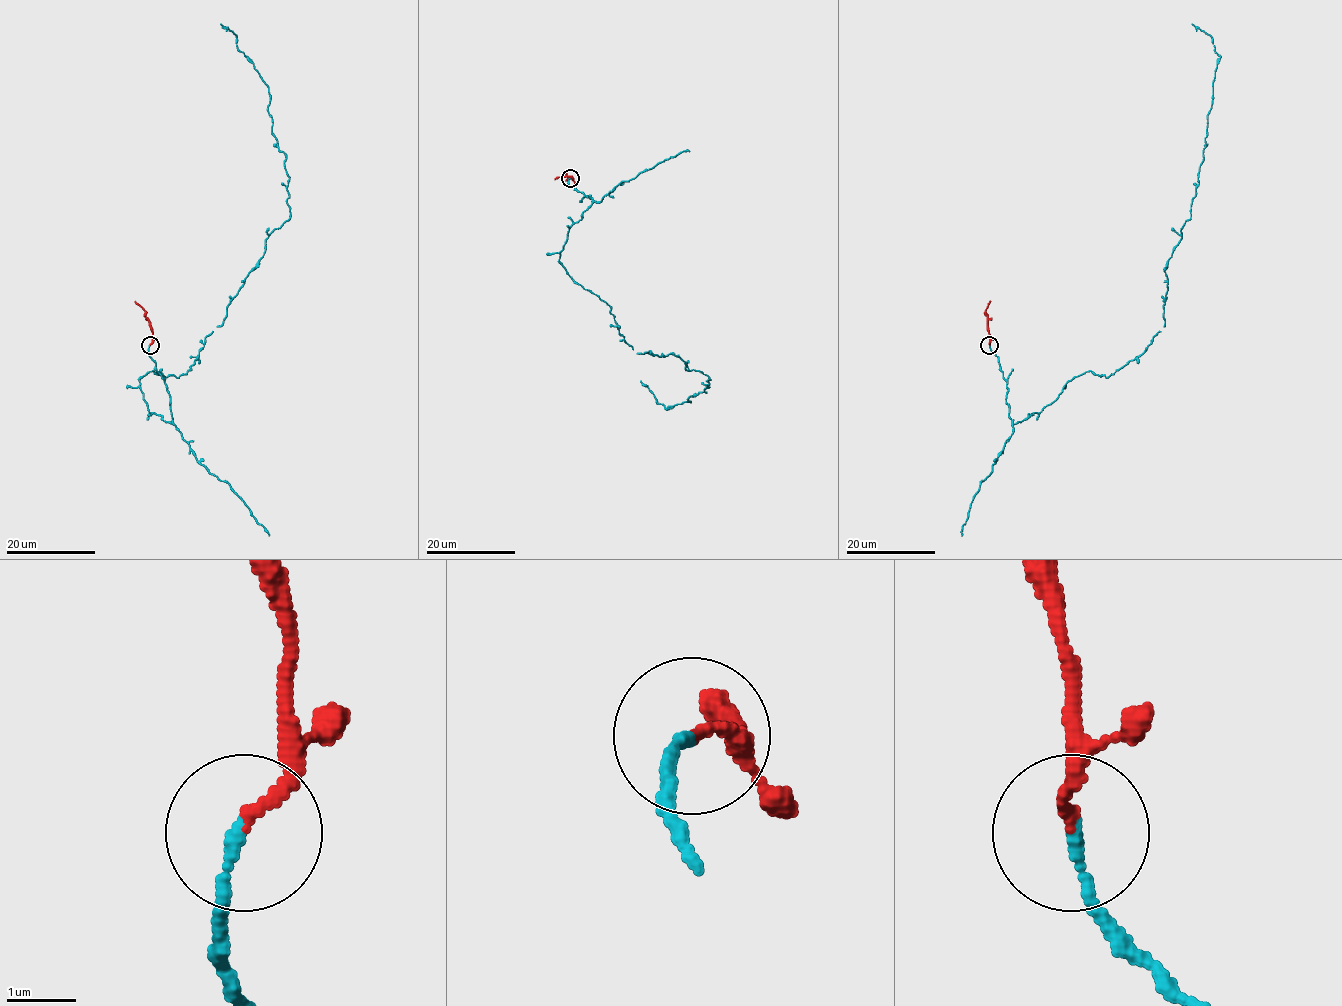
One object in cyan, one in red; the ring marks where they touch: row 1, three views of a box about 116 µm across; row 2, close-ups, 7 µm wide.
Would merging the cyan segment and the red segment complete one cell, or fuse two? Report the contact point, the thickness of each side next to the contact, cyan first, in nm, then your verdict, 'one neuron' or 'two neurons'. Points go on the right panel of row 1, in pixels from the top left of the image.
at (989, 345); 180 nm thick on the cyan side, 150 nm on the other; one neuron

